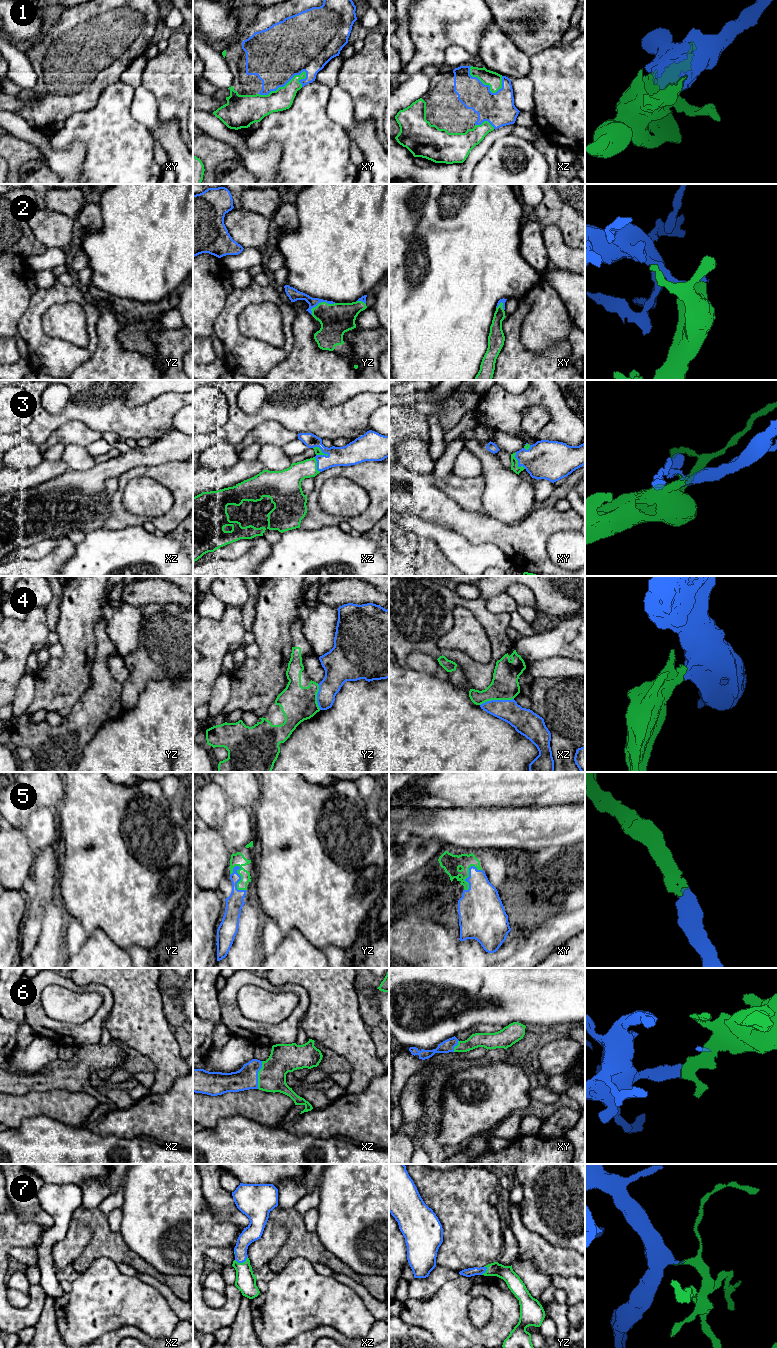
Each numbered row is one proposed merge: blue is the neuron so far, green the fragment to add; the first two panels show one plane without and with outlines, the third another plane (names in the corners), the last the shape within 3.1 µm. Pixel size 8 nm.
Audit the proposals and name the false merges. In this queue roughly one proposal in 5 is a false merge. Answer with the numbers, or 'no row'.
4

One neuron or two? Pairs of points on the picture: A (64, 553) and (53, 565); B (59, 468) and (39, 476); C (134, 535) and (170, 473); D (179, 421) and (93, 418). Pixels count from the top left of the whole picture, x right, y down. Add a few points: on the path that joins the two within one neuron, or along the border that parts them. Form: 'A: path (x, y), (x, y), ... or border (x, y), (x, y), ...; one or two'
A: path (61, 556), (55, 562); one
B: path (54, 469), (44, 471); one
C: border (141, 525), (129, 525), (116, 529); two
D: border (182, 407), (174, 416), (172, 422), (173, 429); two

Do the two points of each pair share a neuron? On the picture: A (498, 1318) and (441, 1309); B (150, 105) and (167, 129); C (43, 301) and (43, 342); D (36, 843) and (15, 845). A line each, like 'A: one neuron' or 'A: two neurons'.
A: one neuron
B: one neuron
C: one neuron
D: two neurons

